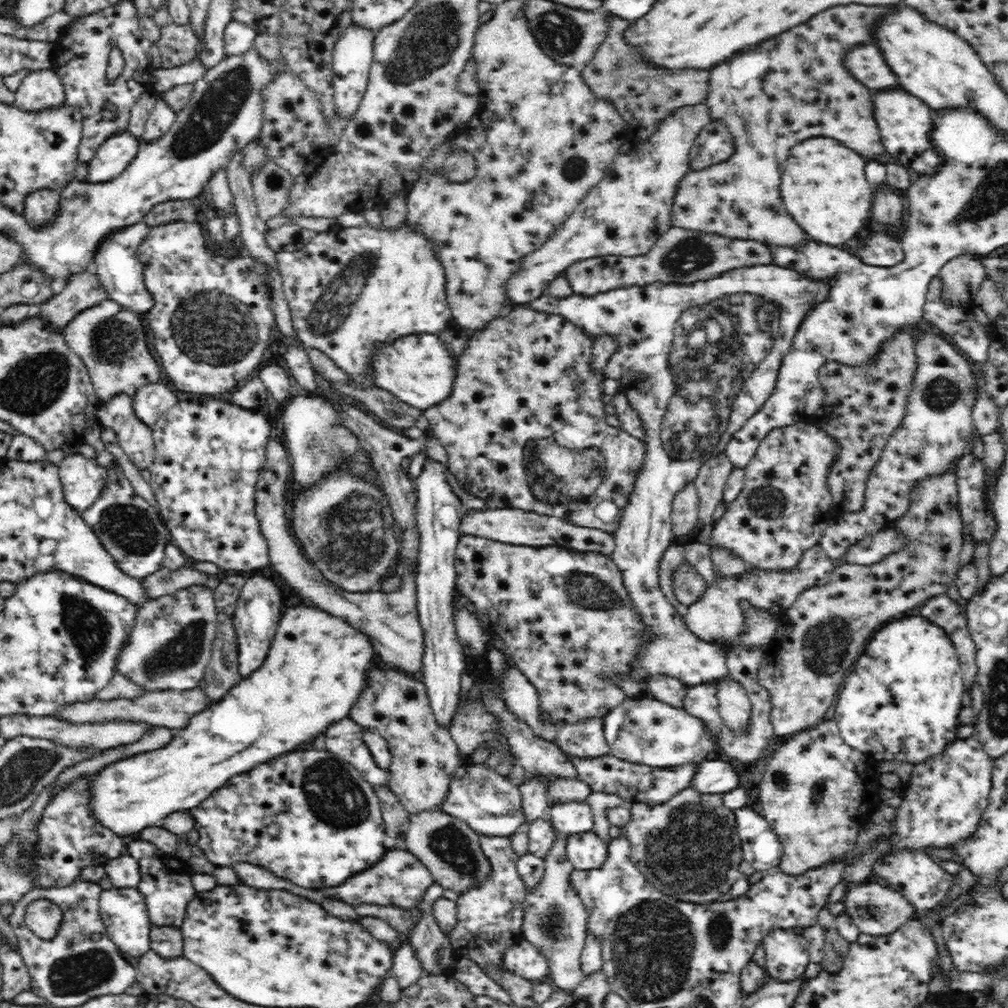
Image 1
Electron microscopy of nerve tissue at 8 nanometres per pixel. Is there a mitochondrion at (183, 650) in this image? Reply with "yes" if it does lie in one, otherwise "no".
yes

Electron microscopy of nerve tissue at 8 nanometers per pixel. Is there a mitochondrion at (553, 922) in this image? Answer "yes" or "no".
yes

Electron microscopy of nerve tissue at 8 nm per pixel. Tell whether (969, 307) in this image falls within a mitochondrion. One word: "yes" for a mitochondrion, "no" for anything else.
no

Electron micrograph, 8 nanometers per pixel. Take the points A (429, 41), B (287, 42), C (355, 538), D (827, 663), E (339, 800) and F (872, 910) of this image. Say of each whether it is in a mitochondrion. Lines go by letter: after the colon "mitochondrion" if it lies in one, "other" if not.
A: mitochondrion
B: other
C: mitochondrion
D: mitochondrion
E: mitochondrion
F: mitochondrion

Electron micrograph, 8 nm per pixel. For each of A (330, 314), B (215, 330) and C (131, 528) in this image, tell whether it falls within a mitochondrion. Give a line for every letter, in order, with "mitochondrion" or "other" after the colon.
A: mitochondrion
B: mitochondrion
C: mitochondrion

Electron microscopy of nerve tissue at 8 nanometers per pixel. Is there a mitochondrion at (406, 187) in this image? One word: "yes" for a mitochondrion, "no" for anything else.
no

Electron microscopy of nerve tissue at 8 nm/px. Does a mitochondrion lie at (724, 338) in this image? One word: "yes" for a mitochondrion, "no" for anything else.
yes

